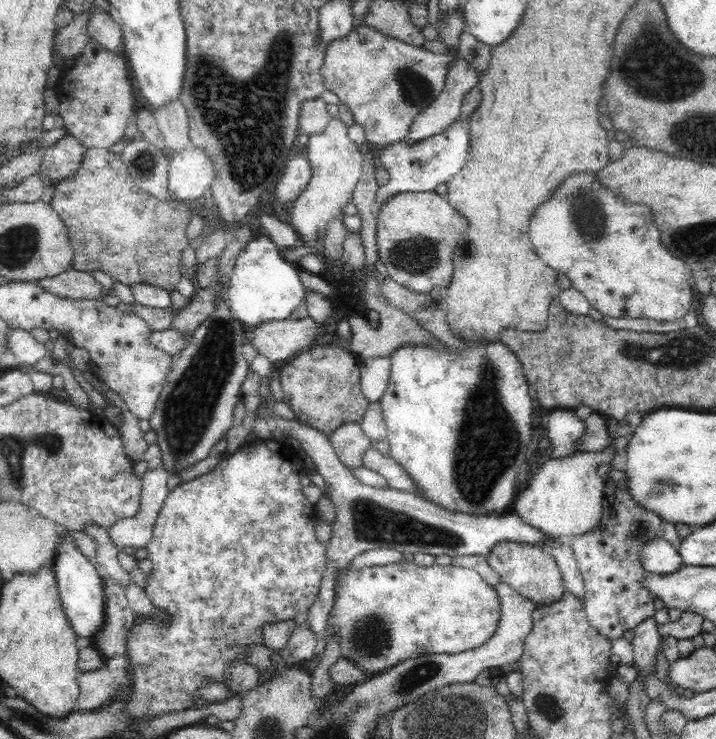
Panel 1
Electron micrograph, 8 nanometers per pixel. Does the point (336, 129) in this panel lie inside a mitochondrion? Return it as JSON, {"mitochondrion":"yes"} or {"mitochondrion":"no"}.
{"mitochondrion":"no"}

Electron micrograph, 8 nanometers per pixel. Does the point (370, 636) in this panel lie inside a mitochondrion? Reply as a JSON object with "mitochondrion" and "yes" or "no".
{"mitochondrion":"yes"}

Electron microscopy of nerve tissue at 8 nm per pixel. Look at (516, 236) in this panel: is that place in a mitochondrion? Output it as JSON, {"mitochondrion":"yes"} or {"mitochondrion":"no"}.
{"mitochondrion":"no"}

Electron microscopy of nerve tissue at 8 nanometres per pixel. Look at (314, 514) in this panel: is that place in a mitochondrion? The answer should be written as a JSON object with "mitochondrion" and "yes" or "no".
{"mitochondrion":"no"}

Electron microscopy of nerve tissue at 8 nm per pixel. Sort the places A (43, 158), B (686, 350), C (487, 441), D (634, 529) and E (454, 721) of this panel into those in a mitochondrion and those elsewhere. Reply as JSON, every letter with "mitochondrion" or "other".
{"A":"other","B":"mitochondrion","C":"mitochondrion","D":"mitochondrion","E":"mitochondrion"}

